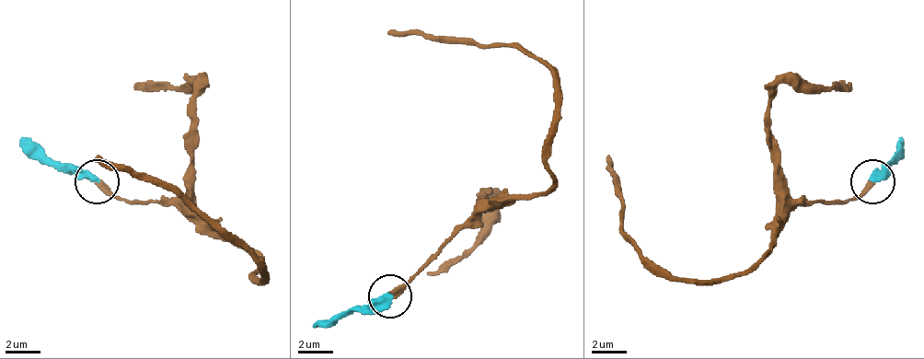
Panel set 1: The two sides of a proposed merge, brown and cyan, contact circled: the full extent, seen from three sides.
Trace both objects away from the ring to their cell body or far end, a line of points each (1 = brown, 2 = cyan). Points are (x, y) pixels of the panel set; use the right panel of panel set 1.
1: (873, 182), (851, 200), (803, 200), (786, 218), (759, 261), (720, 280), (666, 280), (622, 236), (609, 156)
2: (873, 182), (905, 138)

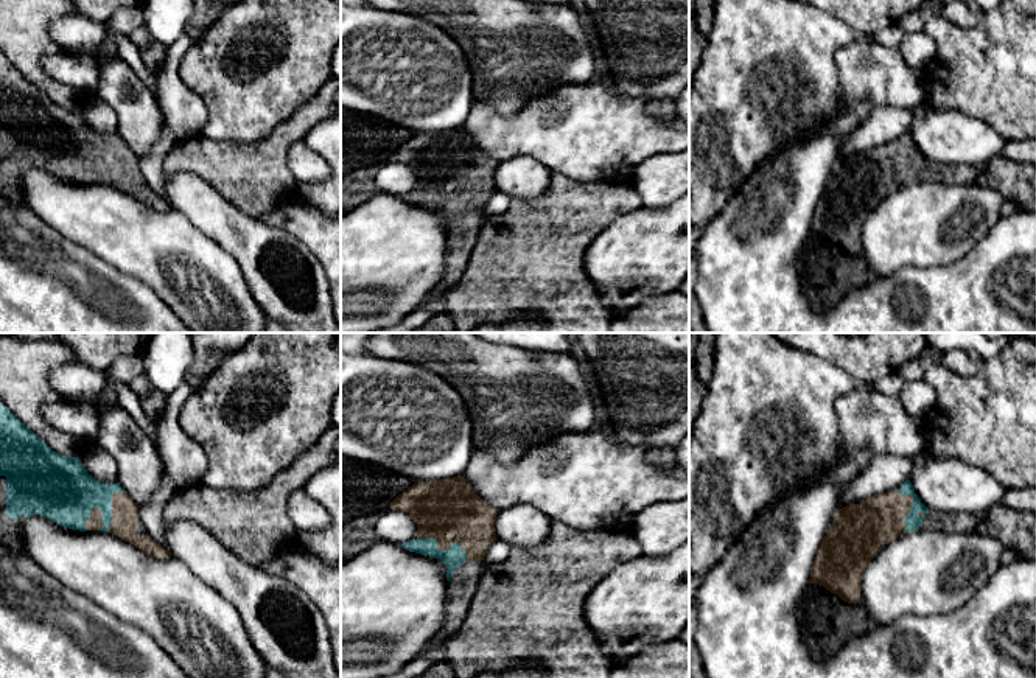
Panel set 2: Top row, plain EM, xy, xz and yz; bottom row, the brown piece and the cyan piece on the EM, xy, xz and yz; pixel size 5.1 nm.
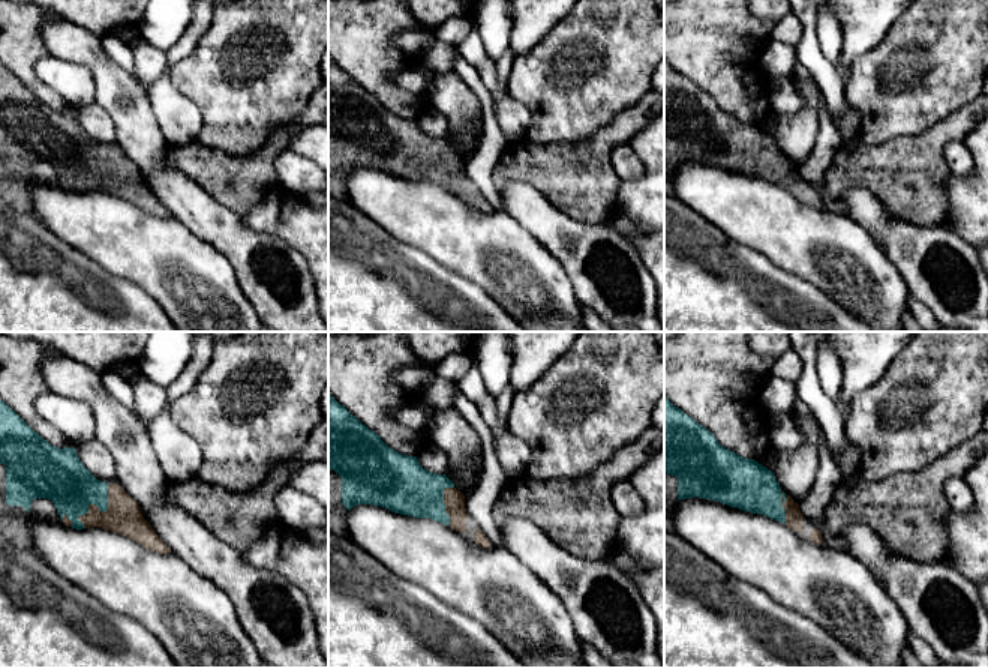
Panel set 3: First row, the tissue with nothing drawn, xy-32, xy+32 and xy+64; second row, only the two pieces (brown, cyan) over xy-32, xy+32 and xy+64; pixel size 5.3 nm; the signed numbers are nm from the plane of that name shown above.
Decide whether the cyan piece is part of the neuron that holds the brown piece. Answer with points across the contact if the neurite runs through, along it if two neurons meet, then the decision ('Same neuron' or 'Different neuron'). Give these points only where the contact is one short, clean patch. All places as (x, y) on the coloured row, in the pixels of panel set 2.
Same neuron

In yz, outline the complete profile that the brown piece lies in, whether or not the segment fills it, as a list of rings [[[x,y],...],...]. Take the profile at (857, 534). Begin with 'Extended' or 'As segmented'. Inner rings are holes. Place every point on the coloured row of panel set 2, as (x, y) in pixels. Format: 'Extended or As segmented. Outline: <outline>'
Extended. Outline: [[[910,481],[896,491],[874,495],[860,504],[840,508],[812,561],[810,583],[820,585],[848,603],[860,602],[865,566],[885,544],[919,529],[930,510],[921,502]]]

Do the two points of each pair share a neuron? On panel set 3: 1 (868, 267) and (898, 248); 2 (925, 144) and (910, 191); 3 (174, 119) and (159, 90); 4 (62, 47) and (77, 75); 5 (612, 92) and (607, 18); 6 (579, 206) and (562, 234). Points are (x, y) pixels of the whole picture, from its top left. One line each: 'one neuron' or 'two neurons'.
1: two neurons
2: one neuron
3: one neuron
4: two neurons
5: one neuron
6: two neurons

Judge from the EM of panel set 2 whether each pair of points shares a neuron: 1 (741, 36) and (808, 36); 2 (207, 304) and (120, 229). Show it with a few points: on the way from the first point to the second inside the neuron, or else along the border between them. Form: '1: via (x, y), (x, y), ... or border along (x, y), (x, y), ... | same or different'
1: via (758, 36), (790, 36) | same
2: via (185, 282), (142, 241) | same

